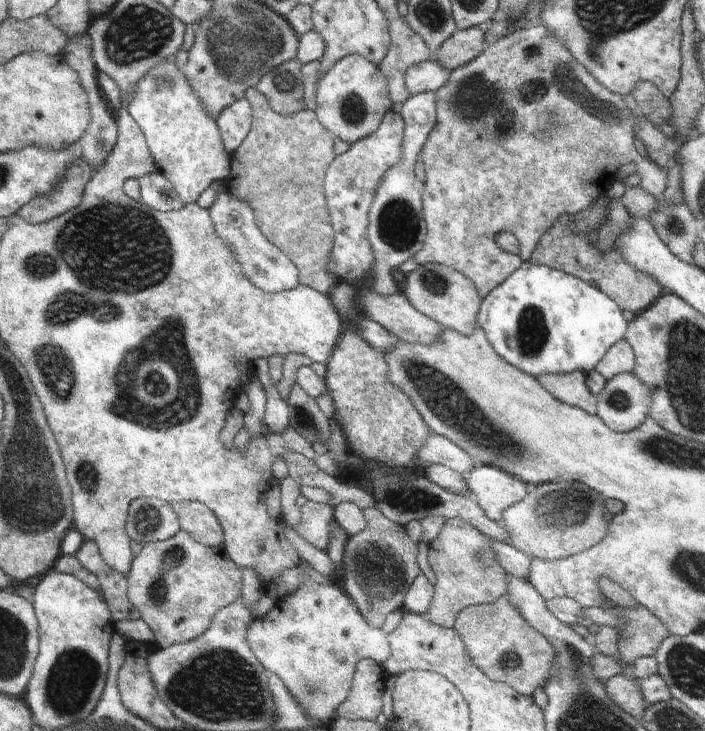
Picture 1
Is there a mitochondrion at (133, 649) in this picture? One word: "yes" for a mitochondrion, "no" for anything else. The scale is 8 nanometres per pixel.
no

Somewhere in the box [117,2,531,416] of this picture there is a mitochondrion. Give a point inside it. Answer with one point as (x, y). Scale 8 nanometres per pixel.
(398, 223)

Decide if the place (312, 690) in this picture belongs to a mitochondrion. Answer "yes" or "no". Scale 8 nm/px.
yes

